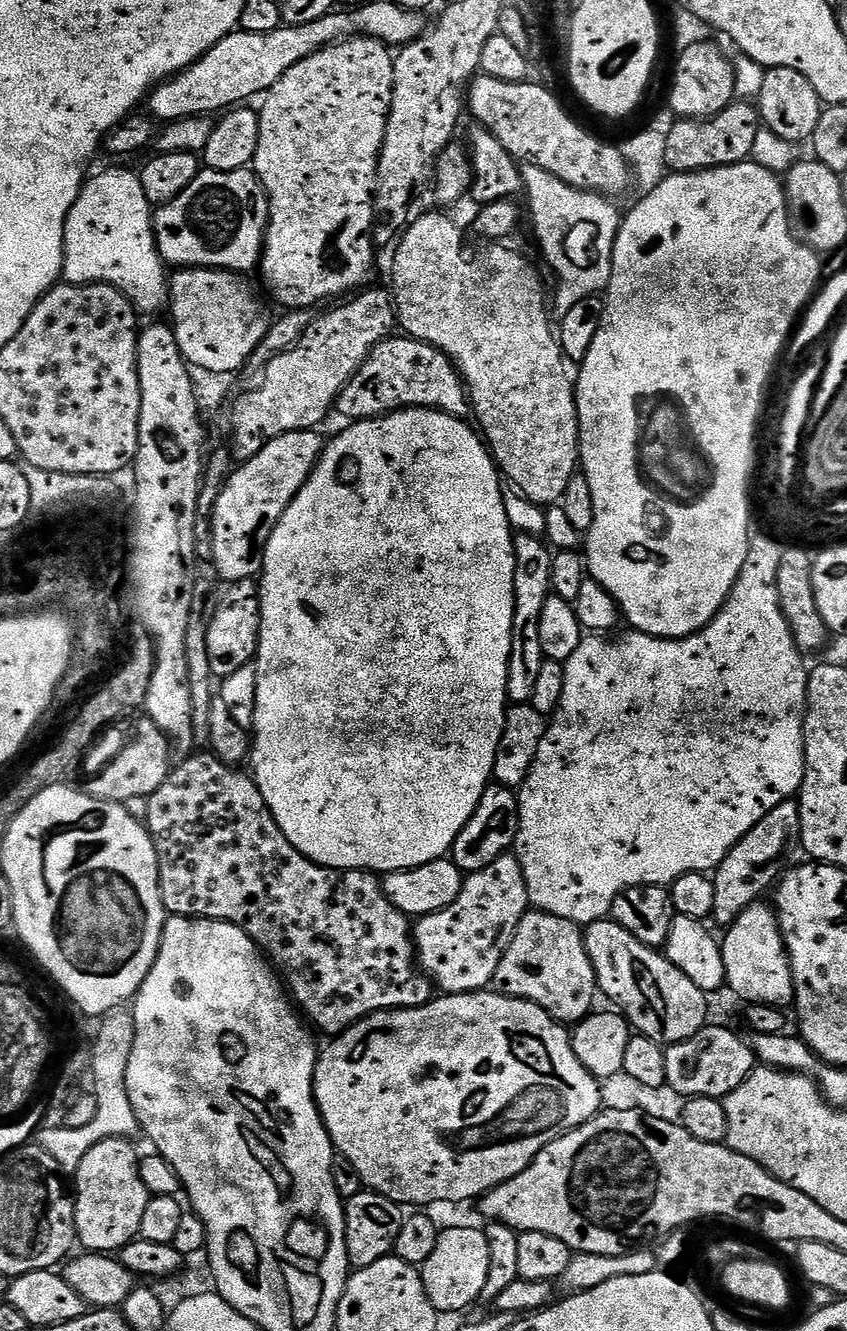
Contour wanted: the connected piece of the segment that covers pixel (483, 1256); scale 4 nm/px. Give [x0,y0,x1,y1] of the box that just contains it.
[420,1228,490,1313]

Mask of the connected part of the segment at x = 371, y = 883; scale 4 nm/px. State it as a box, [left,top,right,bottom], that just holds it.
[146,754,434,1038]

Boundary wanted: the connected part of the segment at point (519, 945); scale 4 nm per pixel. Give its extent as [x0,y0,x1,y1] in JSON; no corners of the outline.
[491,910,598,1025]

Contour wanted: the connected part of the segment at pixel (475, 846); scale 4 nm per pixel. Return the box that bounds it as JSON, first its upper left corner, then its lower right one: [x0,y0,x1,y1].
[450,782,519,874]

